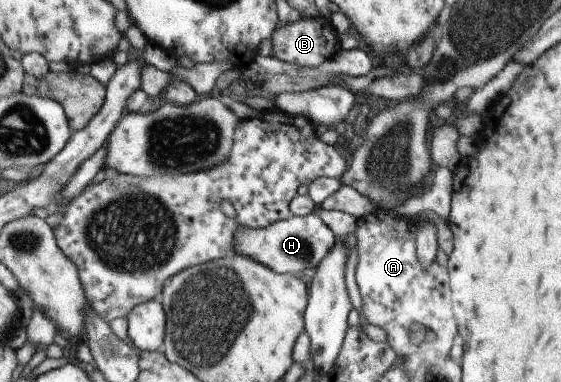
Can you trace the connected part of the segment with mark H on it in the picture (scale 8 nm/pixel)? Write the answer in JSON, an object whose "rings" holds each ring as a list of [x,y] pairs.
{"rings":[[[317,210],[305,216],[290,216],[286,220],[276,221],[264,229],[240,227],[234,235],[234,253],[254,259],[274,273],[300,276],[304,269],[318,267],[318,263],[332,251],[336,237],[324,224]]]}

